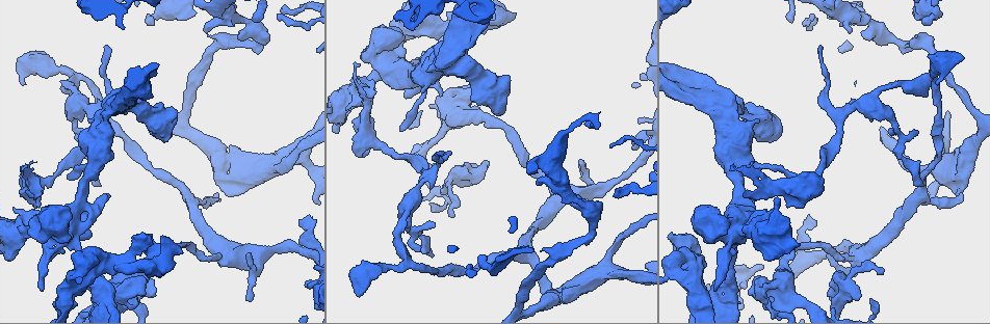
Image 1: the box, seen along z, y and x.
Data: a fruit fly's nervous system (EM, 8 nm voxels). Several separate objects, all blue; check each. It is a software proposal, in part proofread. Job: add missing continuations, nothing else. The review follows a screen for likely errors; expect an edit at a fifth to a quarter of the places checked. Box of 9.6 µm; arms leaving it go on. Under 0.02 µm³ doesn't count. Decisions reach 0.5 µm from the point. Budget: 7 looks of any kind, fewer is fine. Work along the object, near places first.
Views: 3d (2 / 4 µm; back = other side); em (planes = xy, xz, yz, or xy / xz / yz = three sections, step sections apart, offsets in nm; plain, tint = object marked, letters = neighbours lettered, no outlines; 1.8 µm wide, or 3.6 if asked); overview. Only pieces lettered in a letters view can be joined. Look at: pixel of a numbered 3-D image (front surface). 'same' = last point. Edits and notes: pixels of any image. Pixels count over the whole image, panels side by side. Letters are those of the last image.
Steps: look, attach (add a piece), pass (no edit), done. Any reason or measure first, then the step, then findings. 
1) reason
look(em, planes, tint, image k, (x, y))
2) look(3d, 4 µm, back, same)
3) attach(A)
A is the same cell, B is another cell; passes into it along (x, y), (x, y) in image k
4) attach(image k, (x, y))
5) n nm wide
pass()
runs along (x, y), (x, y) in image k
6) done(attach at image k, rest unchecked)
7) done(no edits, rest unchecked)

free end
look(em, planes, plain, image 1, (923, 24))

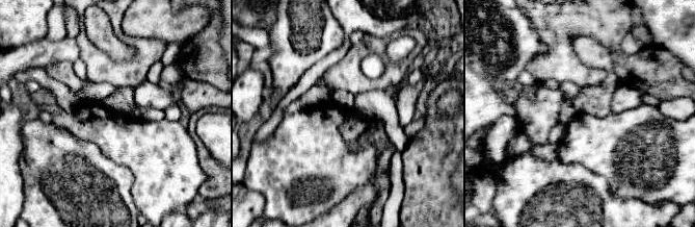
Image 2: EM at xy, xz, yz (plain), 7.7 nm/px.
look(em, planes, letters, same)

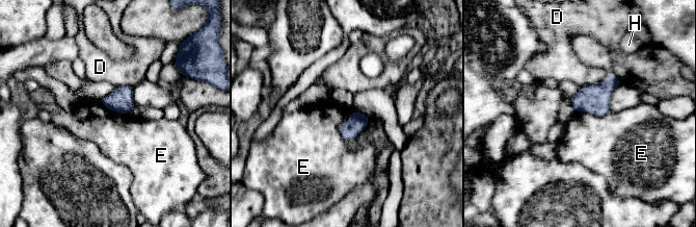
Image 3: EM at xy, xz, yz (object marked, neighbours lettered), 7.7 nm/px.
pass()
D, E and H are other cells; border along (354, 109), (340, 126), (346, 141) in image 3; none of them fits

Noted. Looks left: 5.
sharp bend
look(3d, 2 µm, image 1, (376, 267))

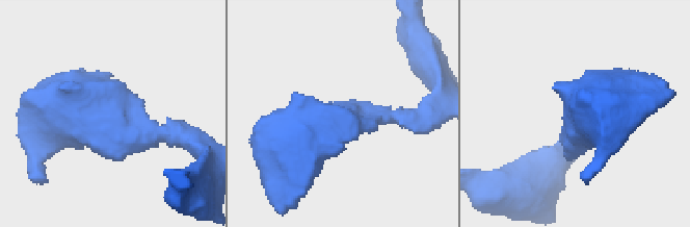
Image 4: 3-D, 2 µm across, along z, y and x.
arms of 180, 380 nm; now the EM
look(em, xz, step 8, tint, image 4, (574, 131))

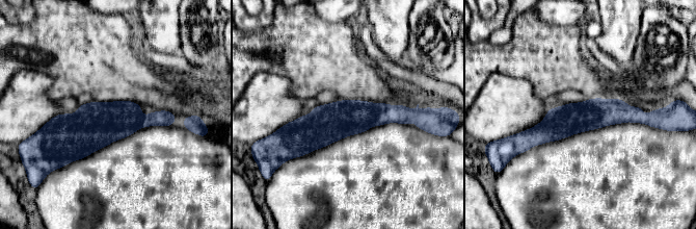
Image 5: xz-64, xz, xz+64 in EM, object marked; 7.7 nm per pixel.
look(em, planes, letters, same)

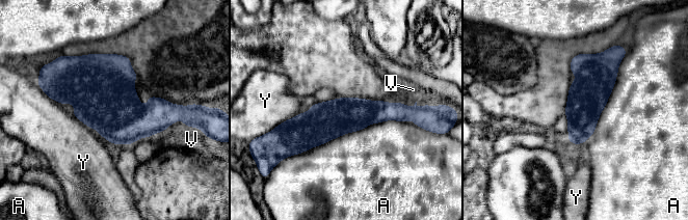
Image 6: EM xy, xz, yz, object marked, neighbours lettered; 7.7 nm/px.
300 nm wide
pass()
A, V and Y are other cells; runs along (408, 116), (360, 112), (286, 127) in image 6; none of them fits

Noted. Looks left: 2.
done(no edits, rest unchecked)

